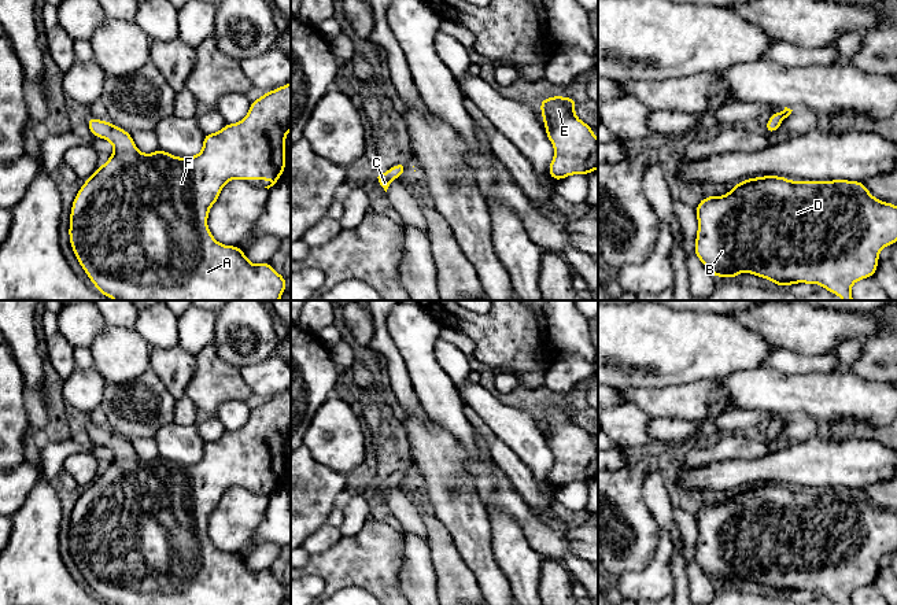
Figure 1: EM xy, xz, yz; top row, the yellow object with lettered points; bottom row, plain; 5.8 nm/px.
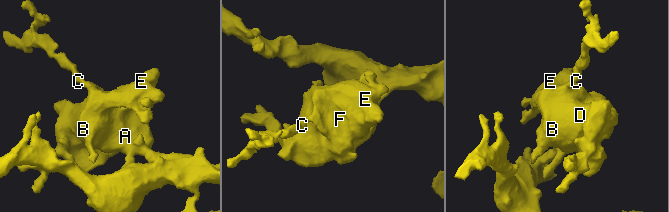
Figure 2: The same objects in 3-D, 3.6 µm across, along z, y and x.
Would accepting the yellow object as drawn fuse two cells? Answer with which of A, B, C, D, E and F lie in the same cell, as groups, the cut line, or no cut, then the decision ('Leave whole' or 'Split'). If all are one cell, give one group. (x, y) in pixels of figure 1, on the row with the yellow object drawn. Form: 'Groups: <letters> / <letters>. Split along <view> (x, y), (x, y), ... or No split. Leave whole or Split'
Groups: A B C D E F. No split. Leave whole

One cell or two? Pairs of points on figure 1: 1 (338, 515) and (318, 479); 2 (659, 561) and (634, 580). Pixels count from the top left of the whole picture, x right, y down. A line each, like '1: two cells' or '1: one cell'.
1: two cells
2: one cell

